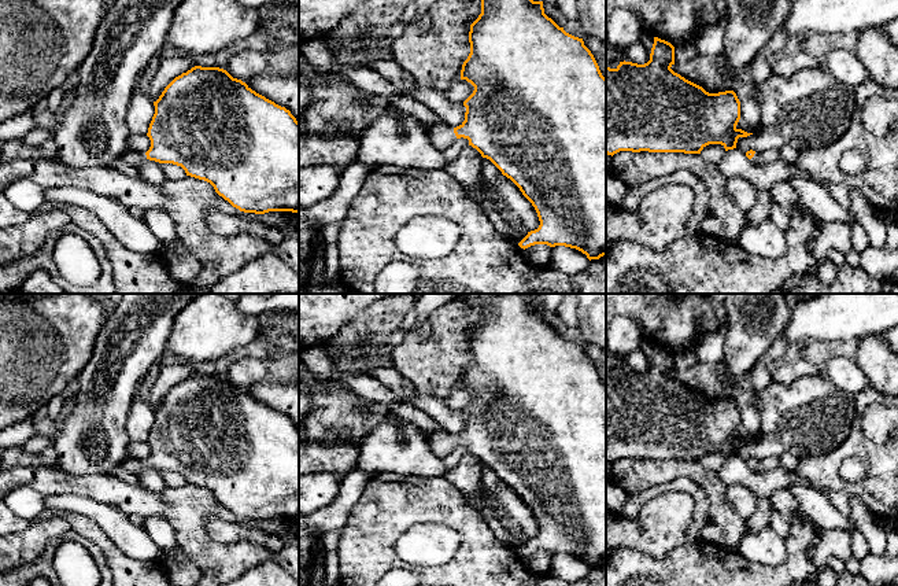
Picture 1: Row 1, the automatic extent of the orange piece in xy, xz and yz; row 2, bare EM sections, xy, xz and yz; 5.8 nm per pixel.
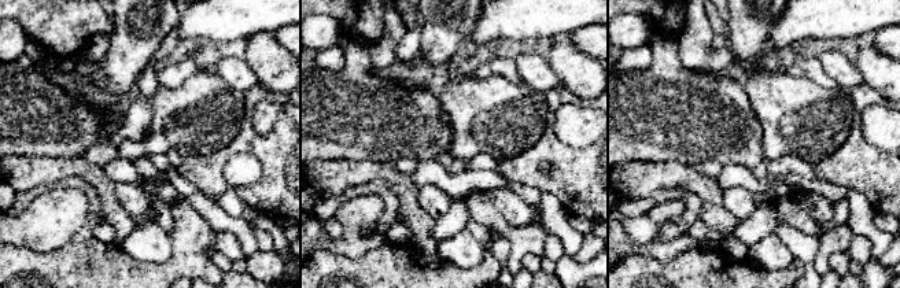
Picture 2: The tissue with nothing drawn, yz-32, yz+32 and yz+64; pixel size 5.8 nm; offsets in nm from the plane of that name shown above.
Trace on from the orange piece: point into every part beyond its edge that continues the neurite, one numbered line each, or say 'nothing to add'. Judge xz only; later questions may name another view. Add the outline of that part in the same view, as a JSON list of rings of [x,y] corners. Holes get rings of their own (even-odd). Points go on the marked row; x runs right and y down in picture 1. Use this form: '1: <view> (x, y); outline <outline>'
1: xz (442, 136); outline [[[444,124],[430,126],[428,133],[429,133],[430,143],[439,151],[451,145],[454,143],[454,140],[457,139],[457,136],[454,133],[454,128],[447,126]]]

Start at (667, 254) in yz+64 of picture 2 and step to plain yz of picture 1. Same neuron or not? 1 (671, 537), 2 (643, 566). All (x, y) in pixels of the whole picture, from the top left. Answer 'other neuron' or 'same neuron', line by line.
1: same neuron
2: other neuron

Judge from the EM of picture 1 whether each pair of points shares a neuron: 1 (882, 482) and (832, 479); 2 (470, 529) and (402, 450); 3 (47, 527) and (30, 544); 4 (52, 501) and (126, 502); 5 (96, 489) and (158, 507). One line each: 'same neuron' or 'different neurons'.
1: same neuron
2: different neurons
3: same neuron
4: different neurons
5: same neuron

